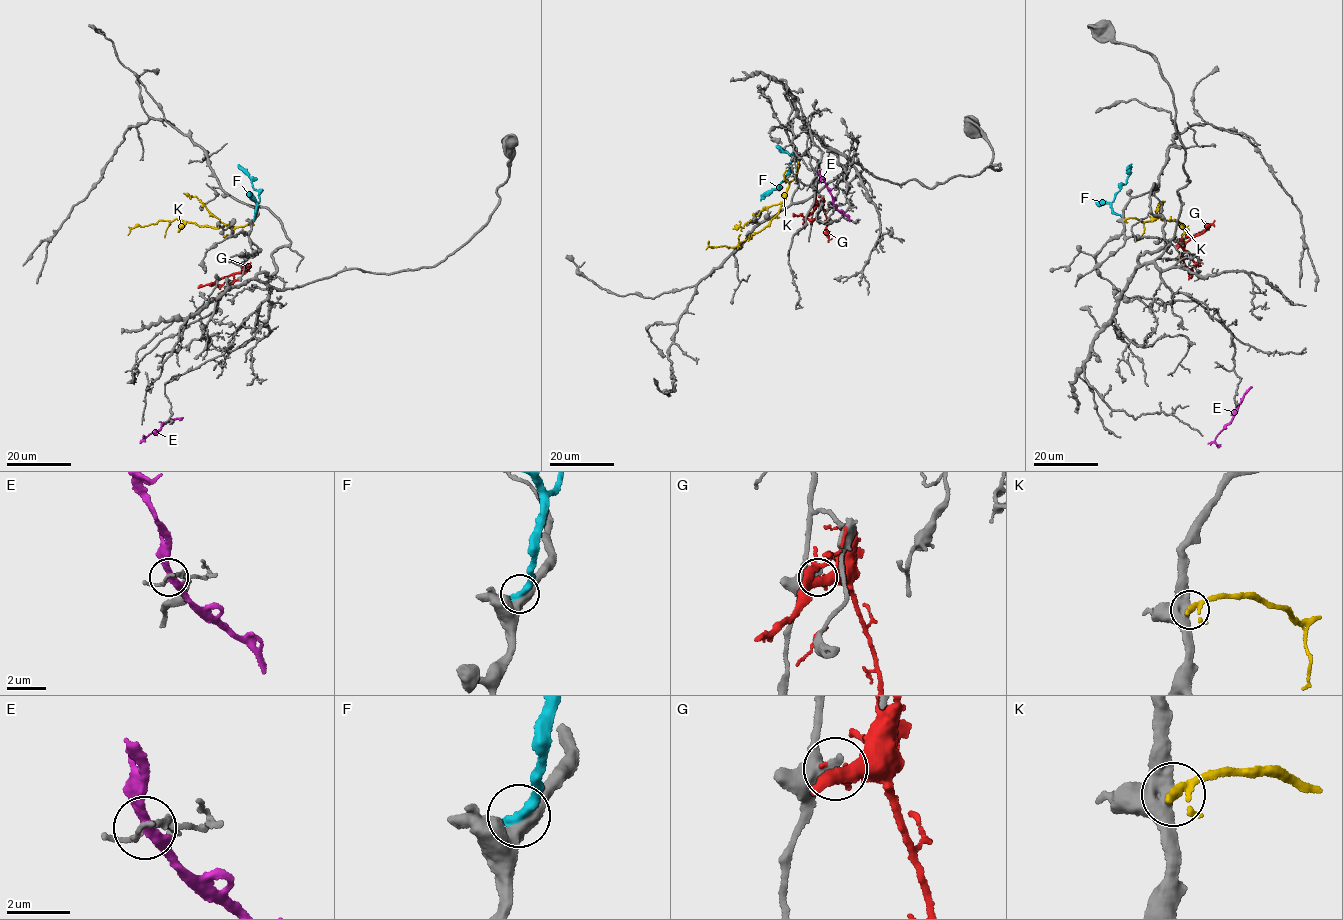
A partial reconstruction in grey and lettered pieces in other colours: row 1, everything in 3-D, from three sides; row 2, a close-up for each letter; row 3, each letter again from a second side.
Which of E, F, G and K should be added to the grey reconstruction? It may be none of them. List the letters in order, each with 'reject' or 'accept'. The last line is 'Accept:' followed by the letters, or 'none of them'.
E: reject
F: reject
G: reject
K: reject
Accept: none of them

